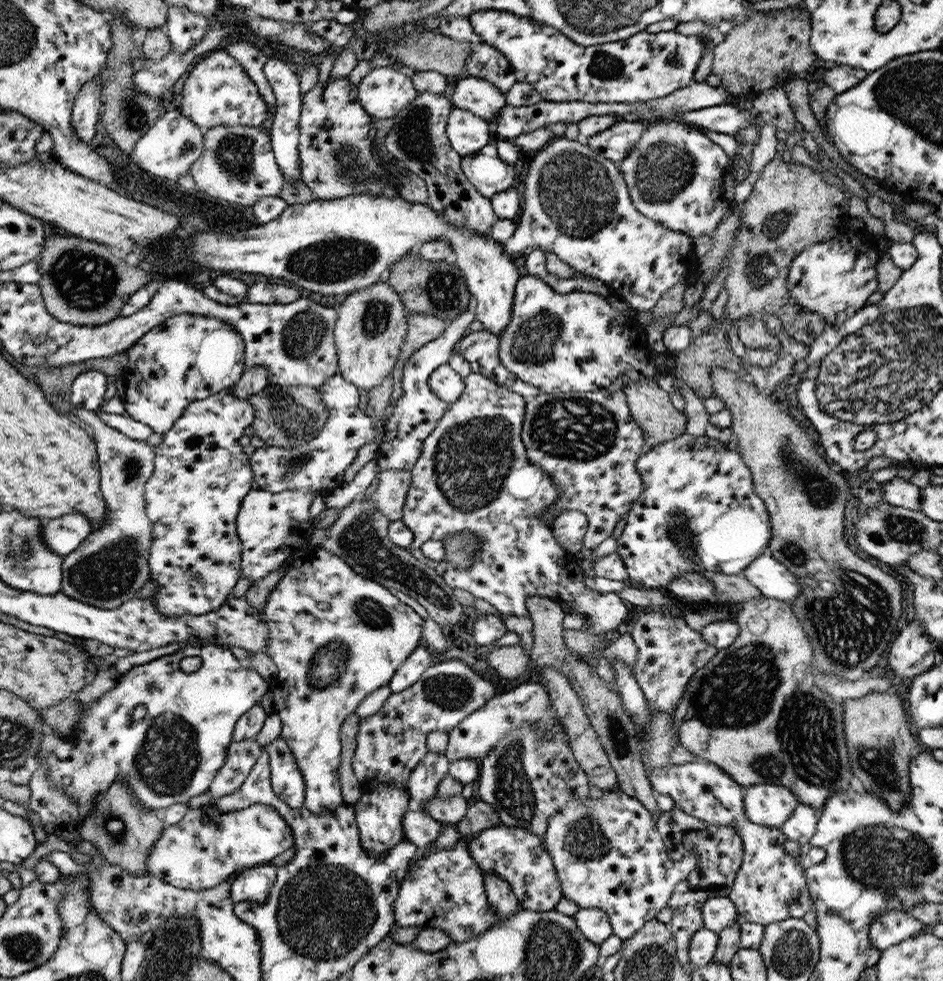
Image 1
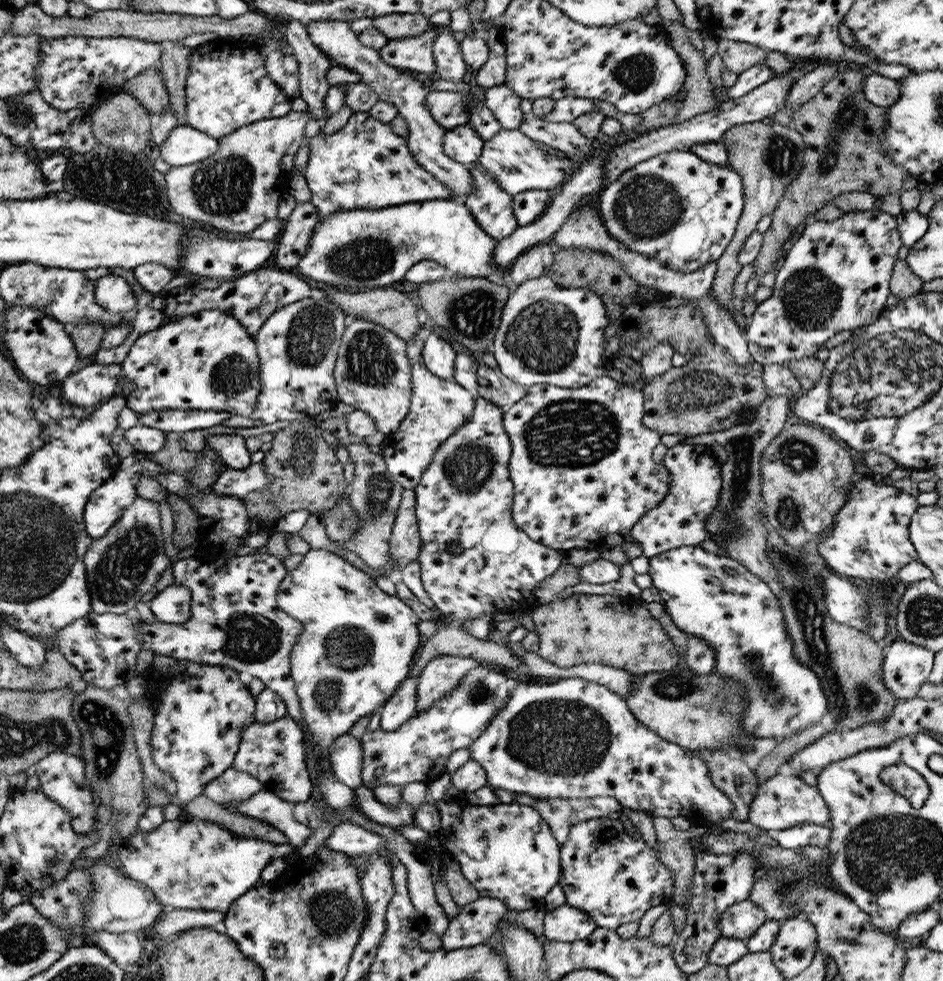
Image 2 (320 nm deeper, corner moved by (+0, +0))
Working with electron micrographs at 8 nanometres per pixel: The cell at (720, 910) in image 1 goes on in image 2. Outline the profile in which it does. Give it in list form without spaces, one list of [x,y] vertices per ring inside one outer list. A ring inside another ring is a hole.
[[[750,900],[734,904],[718,920],[722,936],[748,940],[766,921],[766,914]]]

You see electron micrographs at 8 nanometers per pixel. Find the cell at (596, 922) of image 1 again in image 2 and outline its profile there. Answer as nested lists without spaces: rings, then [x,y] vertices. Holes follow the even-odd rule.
[[[569,905],[545,911],[543,935],[548,941],[574,942],[584,940],[596,930],[598,924],[578,908]]]

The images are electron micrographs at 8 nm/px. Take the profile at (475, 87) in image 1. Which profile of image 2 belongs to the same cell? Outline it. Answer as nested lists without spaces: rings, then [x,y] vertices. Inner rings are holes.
[[[440,29],[435,34],[433,57],[439,77],[454,82],[464,82],[464,76],[469,68],[463,59],[460,40],[454,39],[452,29]]]

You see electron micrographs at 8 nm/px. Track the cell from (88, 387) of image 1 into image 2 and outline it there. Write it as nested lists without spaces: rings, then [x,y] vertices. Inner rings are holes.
[[[90,364],[61,382],[61,396],[64,400],[88,411],[88,406],[102,404],[118,392],[118,378],[121,364]]]

